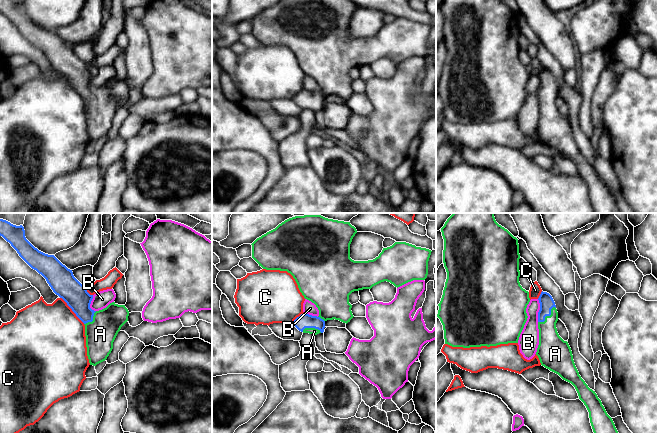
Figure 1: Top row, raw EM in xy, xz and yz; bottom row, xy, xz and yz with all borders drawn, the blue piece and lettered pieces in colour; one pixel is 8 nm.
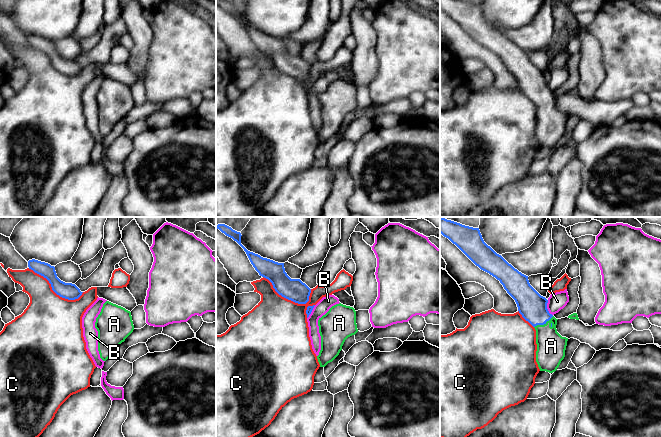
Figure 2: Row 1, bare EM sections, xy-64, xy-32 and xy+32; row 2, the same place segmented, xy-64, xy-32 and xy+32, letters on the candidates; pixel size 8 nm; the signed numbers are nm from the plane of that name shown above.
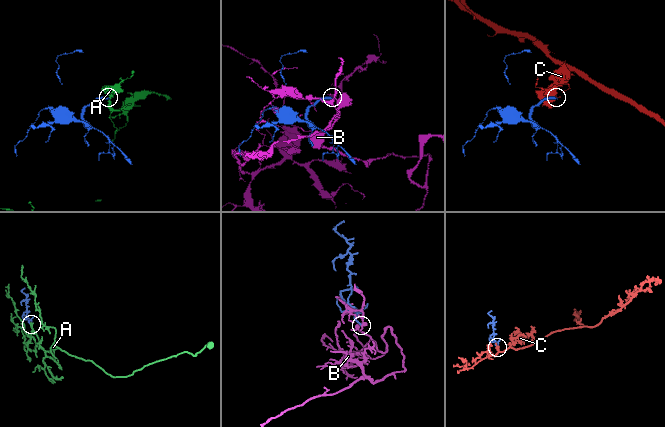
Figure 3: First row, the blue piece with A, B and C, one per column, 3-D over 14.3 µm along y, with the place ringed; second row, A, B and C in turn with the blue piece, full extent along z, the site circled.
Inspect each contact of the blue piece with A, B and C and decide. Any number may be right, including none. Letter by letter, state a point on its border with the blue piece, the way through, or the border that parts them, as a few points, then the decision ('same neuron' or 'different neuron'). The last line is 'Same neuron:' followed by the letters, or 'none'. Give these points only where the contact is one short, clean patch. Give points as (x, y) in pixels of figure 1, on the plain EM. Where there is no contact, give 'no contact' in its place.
A: contact yz (547, 91); way yz (546, 77), (547, 91), (547, 108), (551, 121); same neuron
B: contact yz (539, 86); border yz (537, 75), (539, 79), (538, 97); different neuron
C: contact xy (72, 86); different neuron
Same neuron: A

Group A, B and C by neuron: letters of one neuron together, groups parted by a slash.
A / B / C

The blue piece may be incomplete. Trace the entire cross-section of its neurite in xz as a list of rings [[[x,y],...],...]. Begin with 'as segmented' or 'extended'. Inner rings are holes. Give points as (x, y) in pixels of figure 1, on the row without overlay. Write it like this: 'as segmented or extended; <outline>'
extended; [[[279,0],[251,20],[252,34],[259,42],[290,49],[304,74],[318,84],[318,93],[303,89],[294,96],[292,100],[299,107],[317,111],[324,108],[327,96],[350,98],[354,92],[349,71],[354,67],[371,65],[384,57],[398,64],[413,56],[427,54],[431,26],[395,18],[383,24],[373,36],[354,37],[350,34],[350,20],[356,9],[351,0]]]

